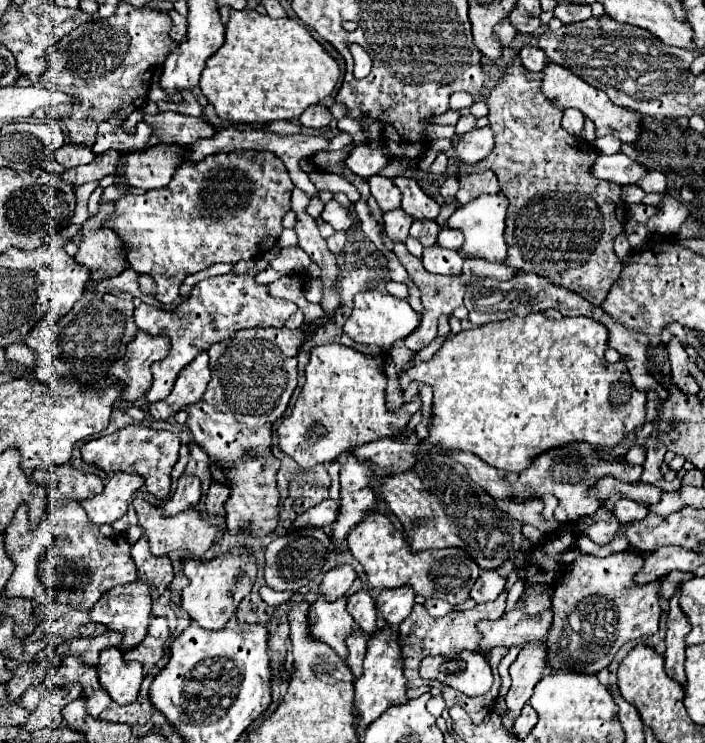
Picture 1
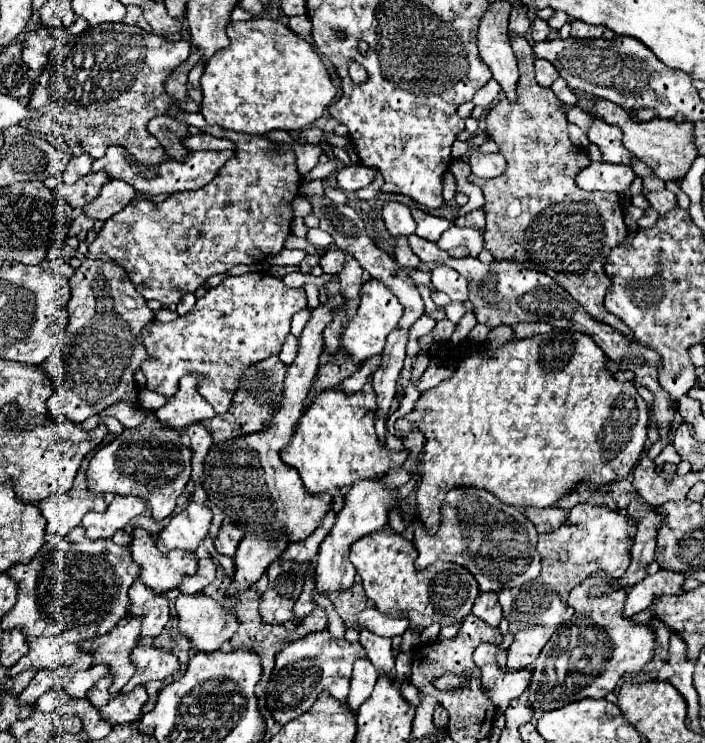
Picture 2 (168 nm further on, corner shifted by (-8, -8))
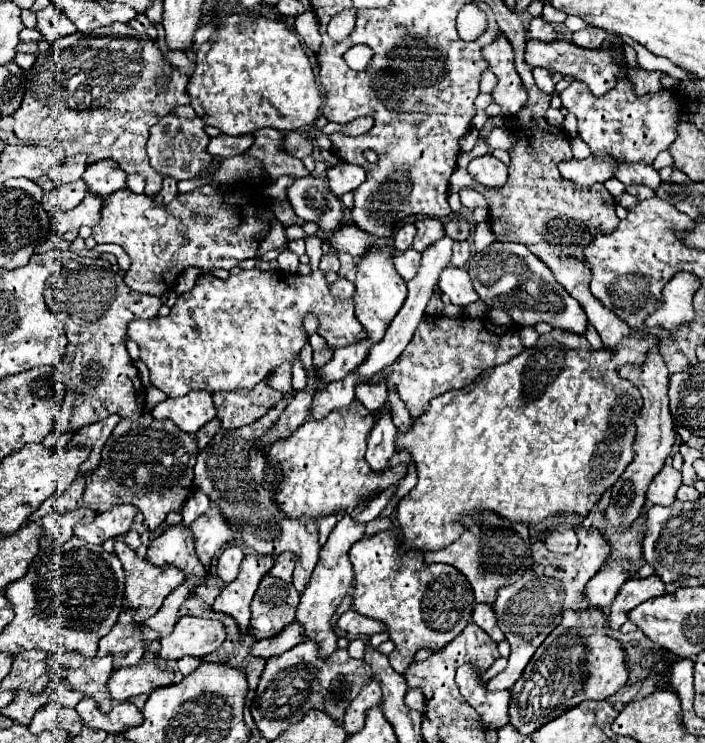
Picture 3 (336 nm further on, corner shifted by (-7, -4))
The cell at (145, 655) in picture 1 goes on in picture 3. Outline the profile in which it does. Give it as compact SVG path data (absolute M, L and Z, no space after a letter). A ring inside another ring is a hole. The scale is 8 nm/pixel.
M141 661L137 667L117 669L107 681L107 691L111 699L121 703L141 693L151 693L157 687L173 685L173 671L159 669L155 661Z

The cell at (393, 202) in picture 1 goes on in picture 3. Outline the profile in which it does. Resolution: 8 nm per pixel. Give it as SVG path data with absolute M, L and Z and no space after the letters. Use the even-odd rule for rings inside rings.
M405 223L403 227L399 227L399 231L397 231L397 235L395 235L395 249L397 249L399 253L405 253L407 249L411 249L415 233L417 233L417 229L415 229L413 223Z

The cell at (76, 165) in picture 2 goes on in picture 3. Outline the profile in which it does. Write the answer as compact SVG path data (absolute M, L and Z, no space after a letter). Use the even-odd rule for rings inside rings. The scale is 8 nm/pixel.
M79 153L79 155L75 155L75 157L63 159L63 163L57 165L57 167L53 167L53 169L47 173L47 177L49 177L55 185L67 185L67 183L71 183L71 181L81 179L81 175L85 173L85 169L87 169L85 155Z

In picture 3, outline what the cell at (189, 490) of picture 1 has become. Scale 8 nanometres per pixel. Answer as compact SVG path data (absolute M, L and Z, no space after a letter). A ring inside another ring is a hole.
M173 525L161 537L157 537L147 549L147 561L151 565L175 565L185 573L185 581L191 581L191 589L195 591L199 585L213 579L209 567L205 567L195 553L195 543L189 527Z

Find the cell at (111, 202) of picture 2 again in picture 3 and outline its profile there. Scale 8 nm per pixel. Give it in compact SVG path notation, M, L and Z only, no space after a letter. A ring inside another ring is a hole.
M87 195L79 207L53 215L51 217L51 231L57 235L63 235L67 231L79 229L83 225L93 227L99 223L101 217L101 207L103 207L103 199L97 195Z

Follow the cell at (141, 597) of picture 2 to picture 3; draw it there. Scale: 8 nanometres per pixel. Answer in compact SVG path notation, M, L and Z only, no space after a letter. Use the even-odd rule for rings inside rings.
M123 609L113 629L99 641L99 651L95 657L103 657L103 653L111 653L115 657L115 669L137 665L143 659L145 645L141 627L133 623L131 611Z

